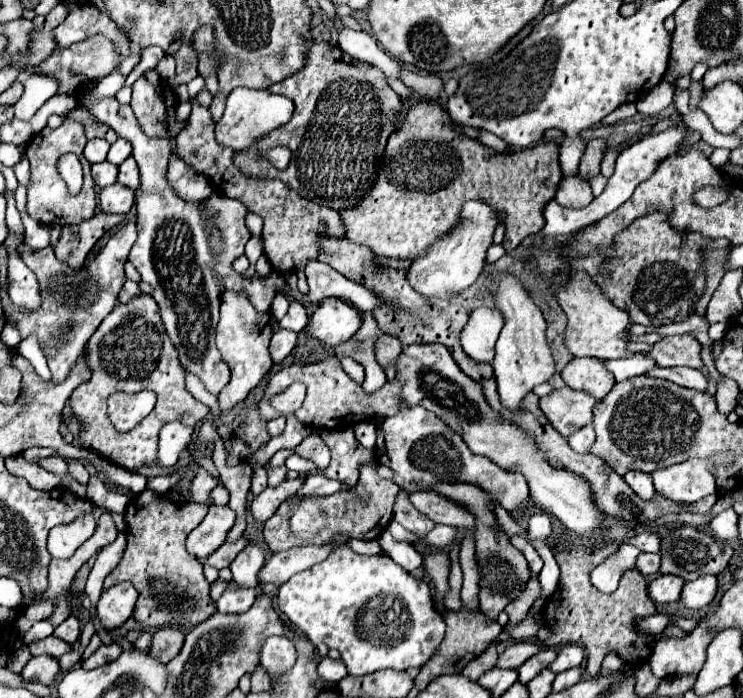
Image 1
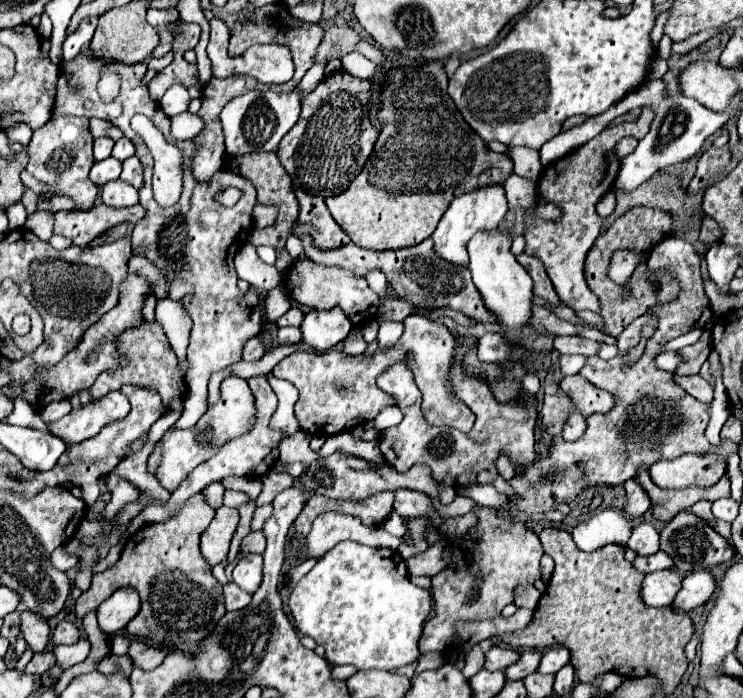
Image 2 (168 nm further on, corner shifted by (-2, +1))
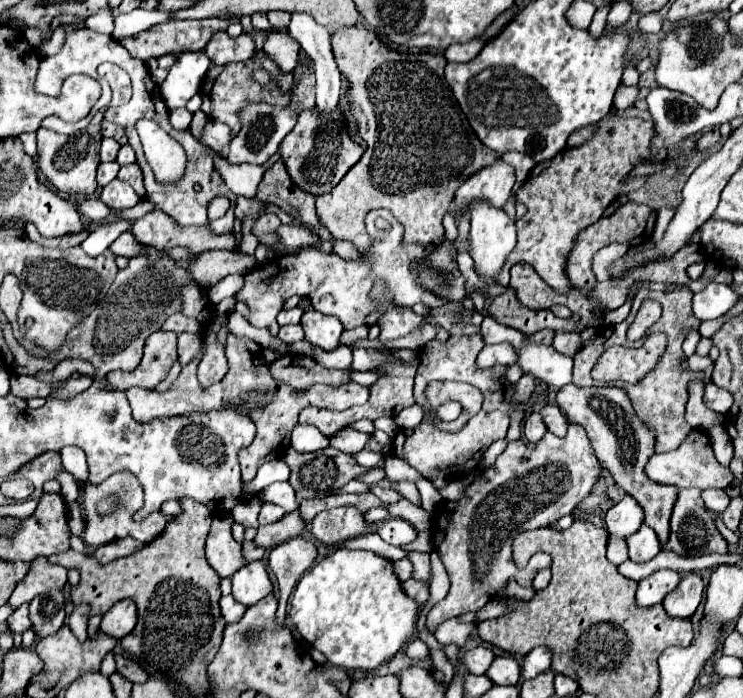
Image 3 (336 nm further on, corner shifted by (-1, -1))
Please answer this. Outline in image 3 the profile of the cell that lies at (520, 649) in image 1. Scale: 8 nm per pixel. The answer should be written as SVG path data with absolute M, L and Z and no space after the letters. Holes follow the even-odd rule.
M476 646L468 652L462 654L460 662L466 666L466 670L470 674L484 674L490 666L490 662L494 660L494 654L490 648L484 648L484 646Z

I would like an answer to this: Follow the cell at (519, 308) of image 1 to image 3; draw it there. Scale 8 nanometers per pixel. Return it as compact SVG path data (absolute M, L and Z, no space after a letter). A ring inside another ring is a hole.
M488 200L474 202L470 206L470 218L472 218L472 230L470 230L472 250L470 250L470 256L474 258L476 274L484 282L494 282L494 278L500 274L502 264L506 262L506 256L516 246L516 226L514 226L514 220L510 220L502 208L492 206Z

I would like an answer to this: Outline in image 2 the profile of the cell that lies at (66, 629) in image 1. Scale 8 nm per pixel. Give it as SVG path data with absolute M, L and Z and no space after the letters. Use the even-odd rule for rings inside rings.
M61 620L53 630L53 644L75 644L79 642L79 628L75 622Z

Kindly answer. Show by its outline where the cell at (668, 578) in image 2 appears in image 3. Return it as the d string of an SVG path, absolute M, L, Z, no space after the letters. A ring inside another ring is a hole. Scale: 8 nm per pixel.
M658 570L650 574L648 578L638 582L638 606L654 606L664 600L666 594L670 594L680 582L678 572L674 570Z

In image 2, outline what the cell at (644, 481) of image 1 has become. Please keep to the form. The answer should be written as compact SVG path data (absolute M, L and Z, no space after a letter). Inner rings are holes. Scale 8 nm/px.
M635 478L627 480L625 484L625 492L627 492L627 504L625 504L625 512L631 518L637 518L641 514L645 514L651 508L651 498L647 496L647 492L639 486L639 482Z

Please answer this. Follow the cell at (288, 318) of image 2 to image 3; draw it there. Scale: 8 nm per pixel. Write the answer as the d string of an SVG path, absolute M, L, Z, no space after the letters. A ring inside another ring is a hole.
M292 308L292 310L282 310L278 314L278 324L280 326L286 326L286 324L300 324L300 318L302 318L304 310L302 308Z

